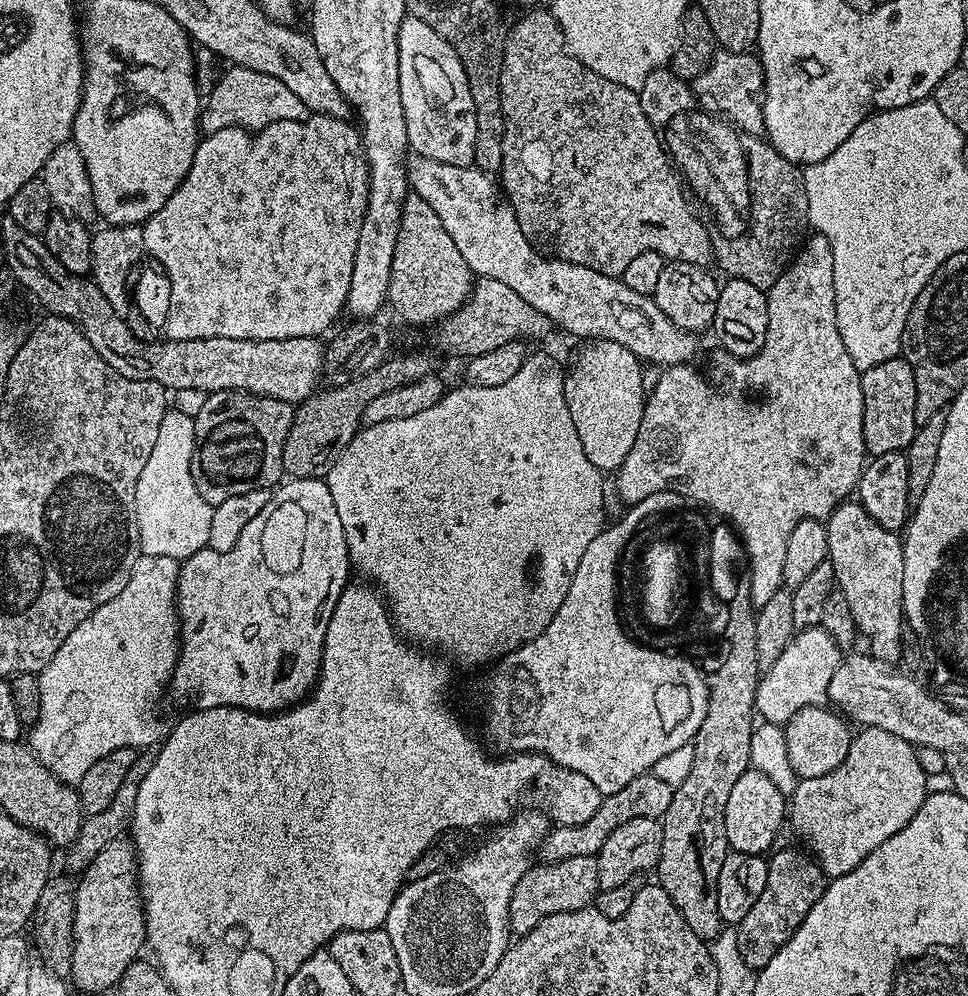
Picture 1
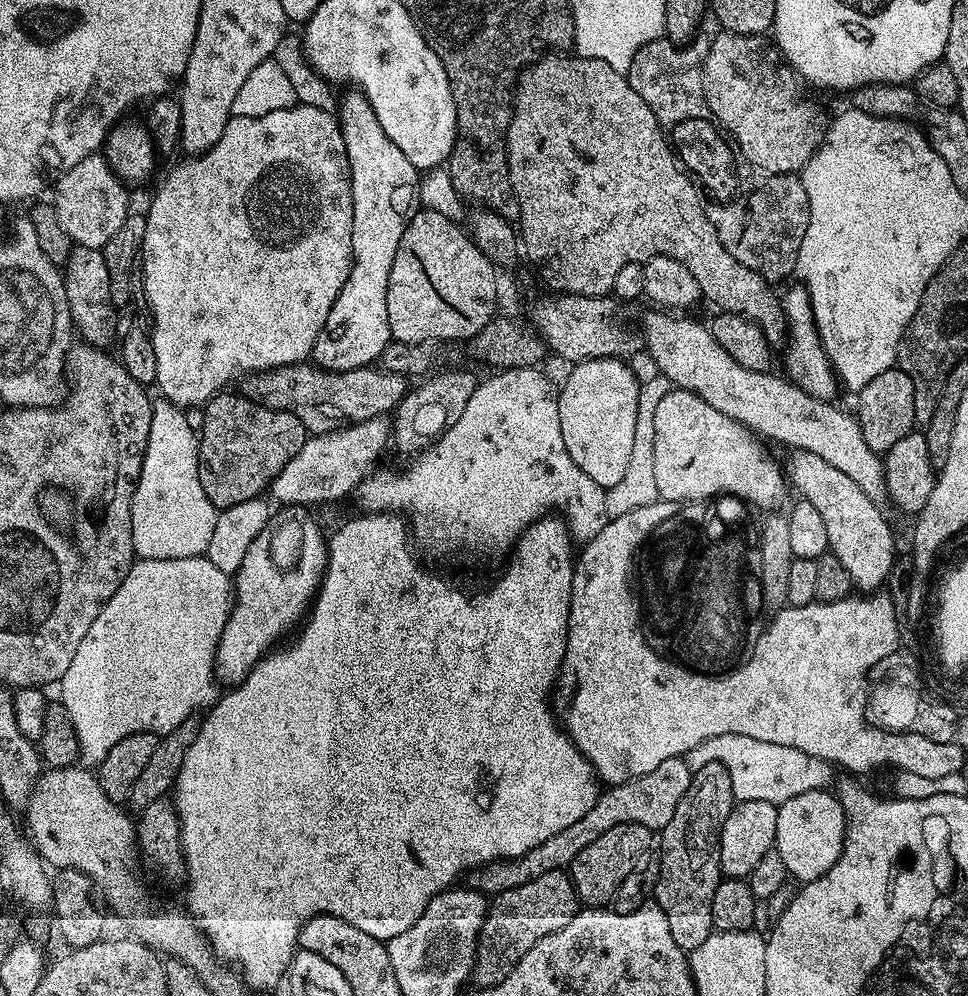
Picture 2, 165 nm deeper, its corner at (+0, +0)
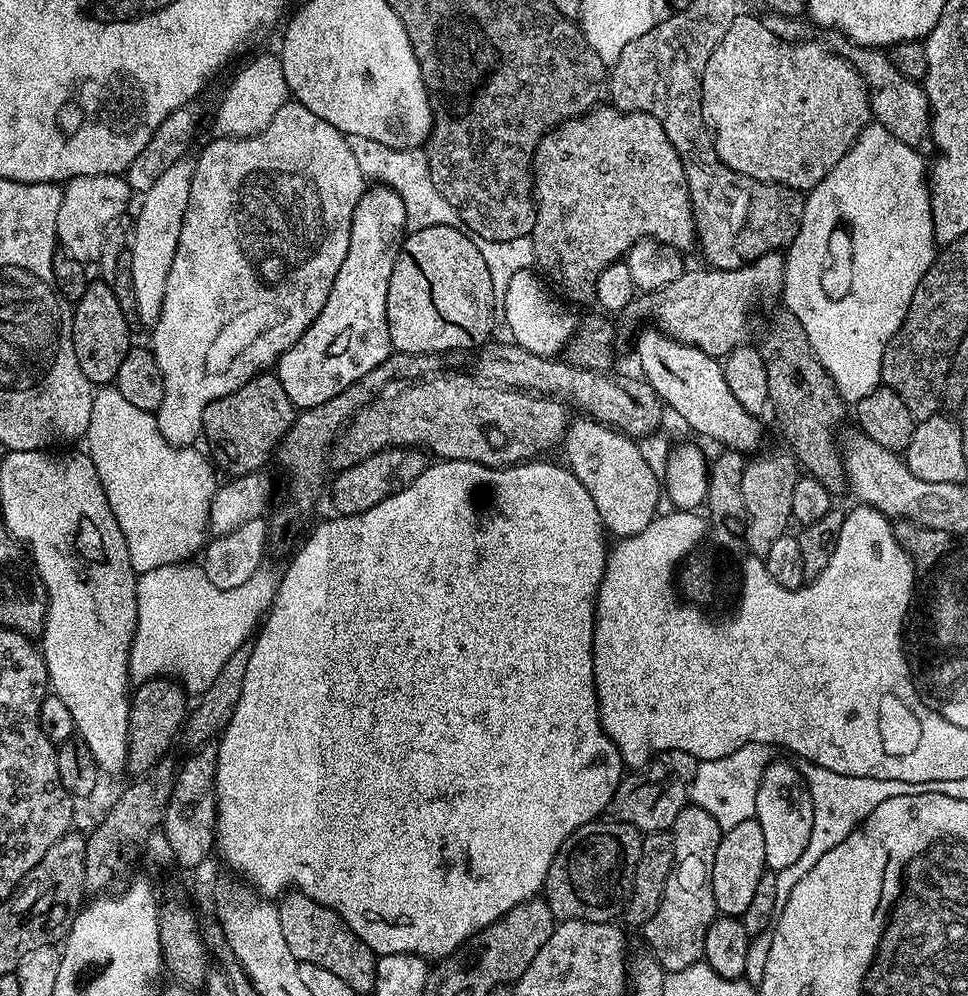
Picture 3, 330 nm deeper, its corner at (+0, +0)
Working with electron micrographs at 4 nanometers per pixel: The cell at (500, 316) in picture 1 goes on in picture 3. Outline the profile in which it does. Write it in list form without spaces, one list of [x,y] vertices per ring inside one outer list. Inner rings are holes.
[[[771,252],[759,256],[751,263],[738,268],[712,268],[708,272],[692,272],[685,270],[682,278],[670,282],[670,286],[662,286],[662,290],[645,295],[640,305],[635,305],[640,316],[653,316],[656,319],[655,327],[674,340],[682,340],[692,344],[698,350],[717,358],[728,356],[737,346],[745,343],[748,337],[748,315],[752,312],[752,304],[756,303],[760,292],[768,296],[779,297],[783,293],[785,266],[784,256],[781,253]]]

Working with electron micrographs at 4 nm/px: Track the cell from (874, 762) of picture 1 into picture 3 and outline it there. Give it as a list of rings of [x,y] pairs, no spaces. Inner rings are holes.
[[[773,759],[769,763],[758,786],[754,818],[762,828],[762,839],[766,842],[767,867],[777,873],[793,865],[810,841],[810,830],[815,824],[811,794],[799,767],[784,760]]]

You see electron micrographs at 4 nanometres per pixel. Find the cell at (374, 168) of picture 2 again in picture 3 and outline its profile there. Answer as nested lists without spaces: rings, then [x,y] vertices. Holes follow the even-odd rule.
[[[365,187],[354,218],[350,222],[350,250],[342,261],[342,270],[330,286],[326,306],[314,322],[286,350],[274,365],[274,375],[282,382],[286,398],[303,410],[330,402],[342,390],[358,382],[374,370],[394,349],[386,318],[386,294],[390,290],[390,274],[394,274],[396,253],[406,235],[406,206],[393,188]]]

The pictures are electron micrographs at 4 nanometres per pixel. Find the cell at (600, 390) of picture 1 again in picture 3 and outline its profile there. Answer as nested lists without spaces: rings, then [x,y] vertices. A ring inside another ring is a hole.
[[[591,418],[573,419],[564,434],[562,449],[563,459],[567,467],[586,486],[586,494],[594,498],[594,506],[598,506],[598,514],[602,518],[605,529],[613,532],[613,537],[633,536],[658,515],[656,508],[662,500],[662,480],[642,458],[639,443],[633,437],[600,423]]]

